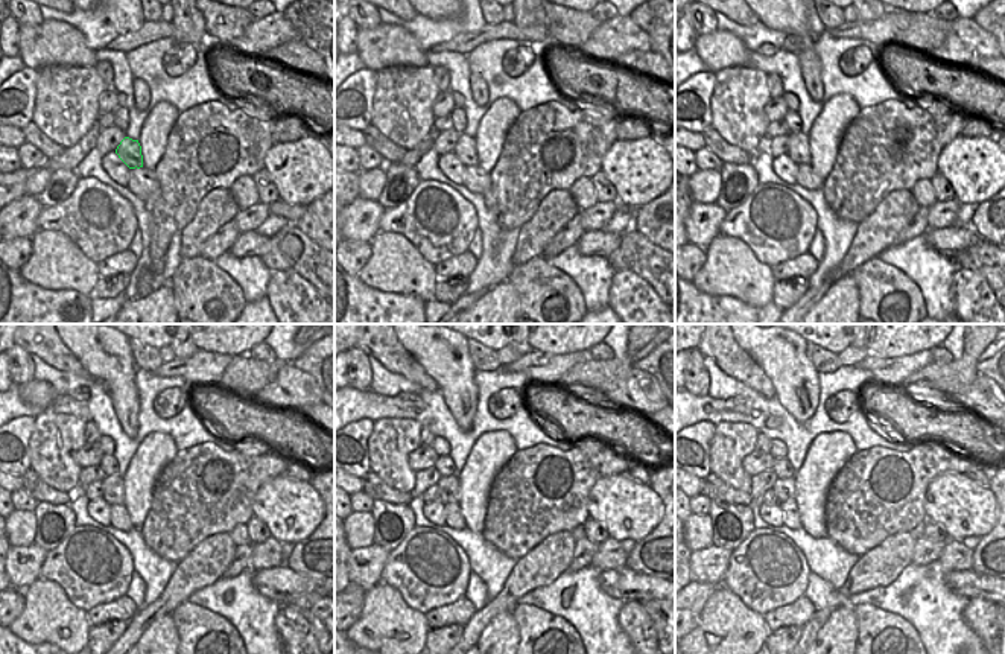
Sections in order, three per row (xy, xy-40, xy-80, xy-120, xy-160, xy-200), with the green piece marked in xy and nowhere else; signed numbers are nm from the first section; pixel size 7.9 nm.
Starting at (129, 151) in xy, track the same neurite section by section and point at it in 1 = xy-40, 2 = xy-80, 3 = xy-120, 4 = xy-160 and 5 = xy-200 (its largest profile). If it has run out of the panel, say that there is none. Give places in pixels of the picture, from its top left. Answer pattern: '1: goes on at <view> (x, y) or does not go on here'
1: goes on at xy-40 (466, 151)
2: goes on at xy-80 (798, 151)
3: goes on at xy-120 (113, 490)
4: goes on at xy-160 (449, 487)
5: goes on at xy-200 (783, 488)

